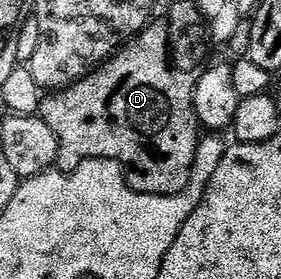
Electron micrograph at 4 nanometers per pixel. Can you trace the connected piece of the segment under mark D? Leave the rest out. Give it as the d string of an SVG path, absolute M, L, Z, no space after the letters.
M154 20L117 54L65 91L66 106L70 109L66 118L70 122L86 121L82 126L87 138L85 153L121 162L126 169L126 181L133 190L141 194L179 194L188 188L200 145L200 123L190 90L194 82L170 74L166 62L166 25Z

